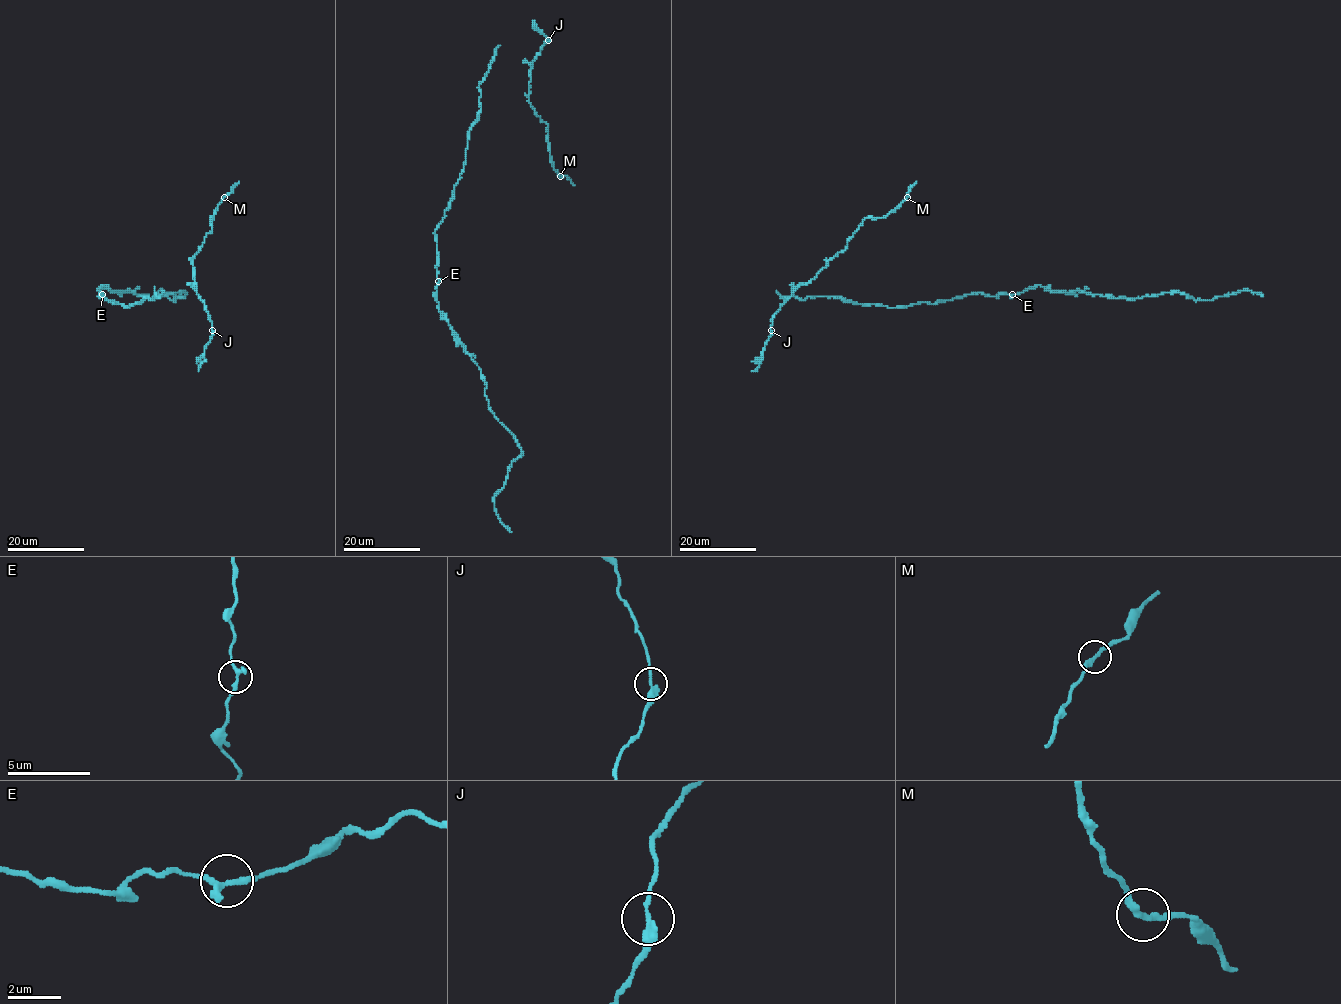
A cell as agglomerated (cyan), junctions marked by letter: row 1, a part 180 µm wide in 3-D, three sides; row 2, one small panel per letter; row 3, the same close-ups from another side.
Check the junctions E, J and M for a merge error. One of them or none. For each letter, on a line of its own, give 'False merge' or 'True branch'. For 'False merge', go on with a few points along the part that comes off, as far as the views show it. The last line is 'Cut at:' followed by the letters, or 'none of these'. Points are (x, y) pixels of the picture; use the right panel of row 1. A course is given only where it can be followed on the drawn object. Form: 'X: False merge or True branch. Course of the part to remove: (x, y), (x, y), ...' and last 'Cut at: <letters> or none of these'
E: True branch
J: True branch
M: True branch
Cut at: none of these

